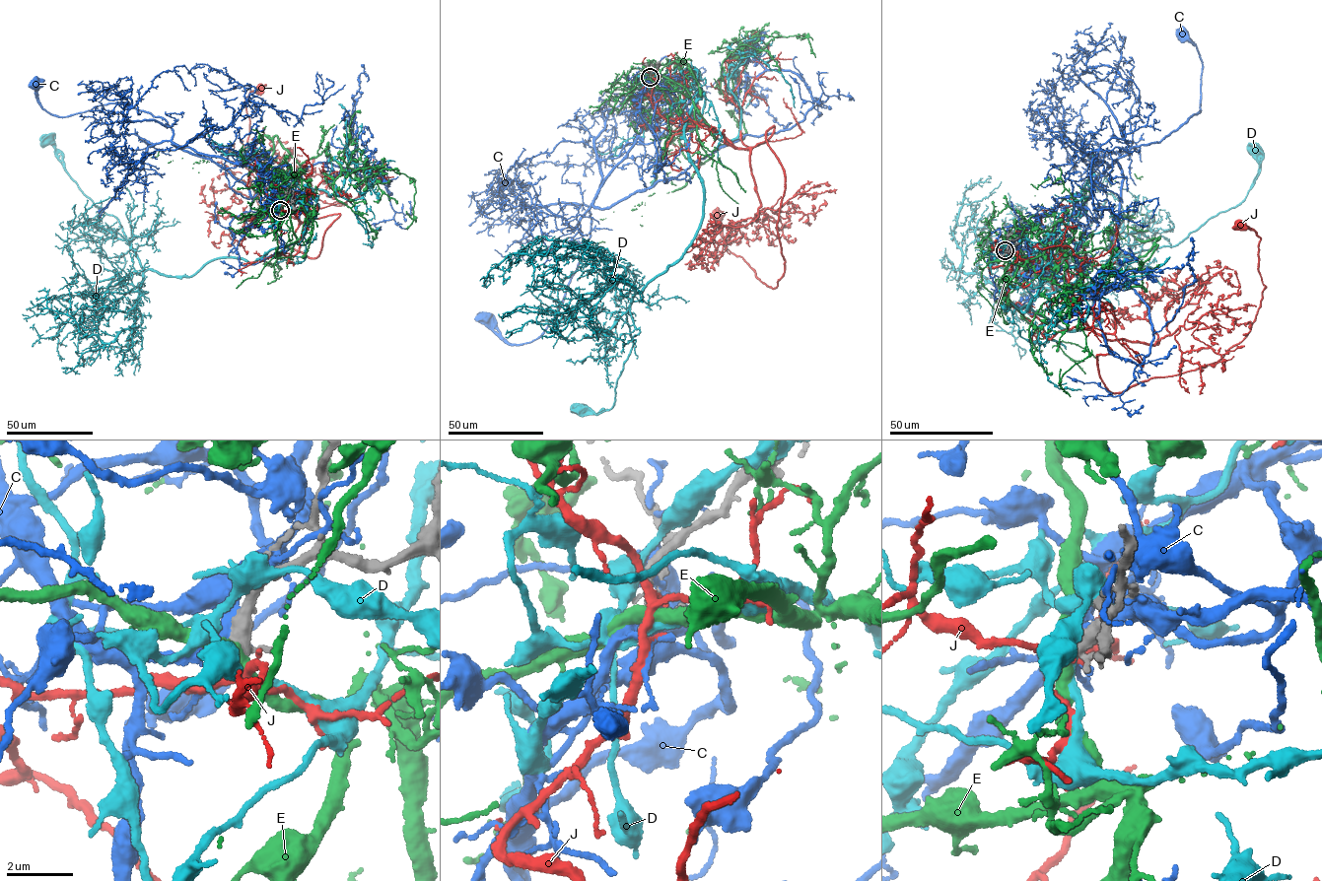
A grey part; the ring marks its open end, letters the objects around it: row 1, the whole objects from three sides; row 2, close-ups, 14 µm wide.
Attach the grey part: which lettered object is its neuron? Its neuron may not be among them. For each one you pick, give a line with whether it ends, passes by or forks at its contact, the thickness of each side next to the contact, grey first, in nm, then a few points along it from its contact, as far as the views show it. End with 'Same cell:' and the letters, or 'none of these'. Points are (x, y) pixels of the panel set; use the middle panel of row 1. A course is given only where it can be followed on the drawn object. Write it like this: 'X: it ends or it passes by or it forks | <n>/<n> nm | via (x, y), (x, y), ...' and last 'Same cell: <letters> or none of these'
Same cell: none of these

